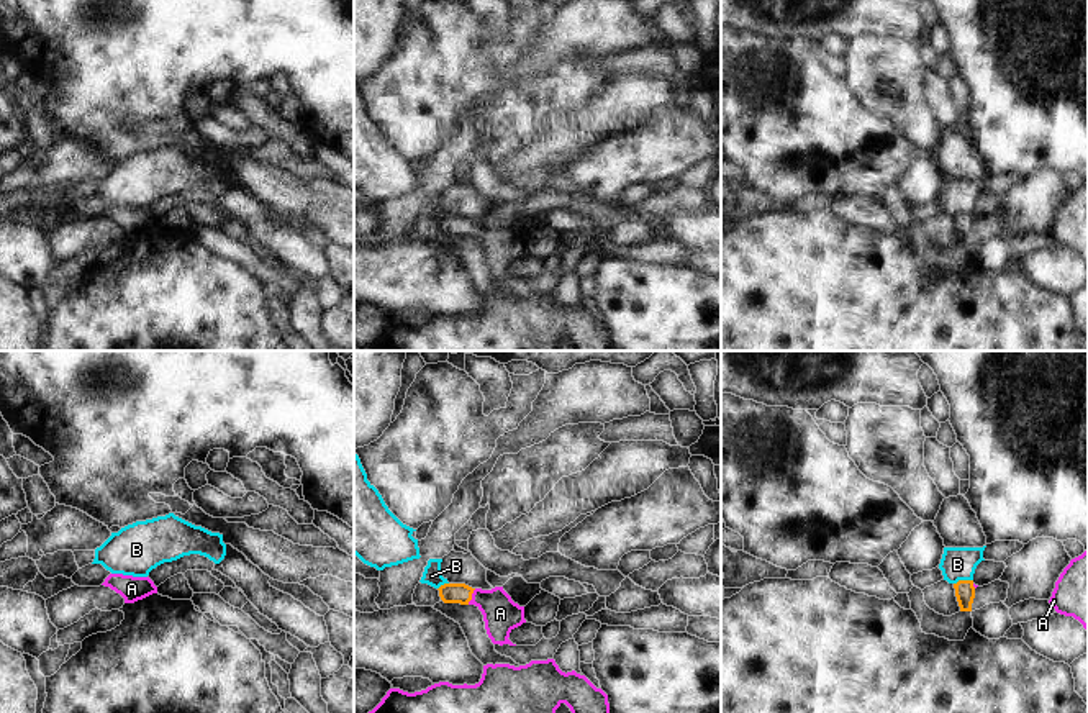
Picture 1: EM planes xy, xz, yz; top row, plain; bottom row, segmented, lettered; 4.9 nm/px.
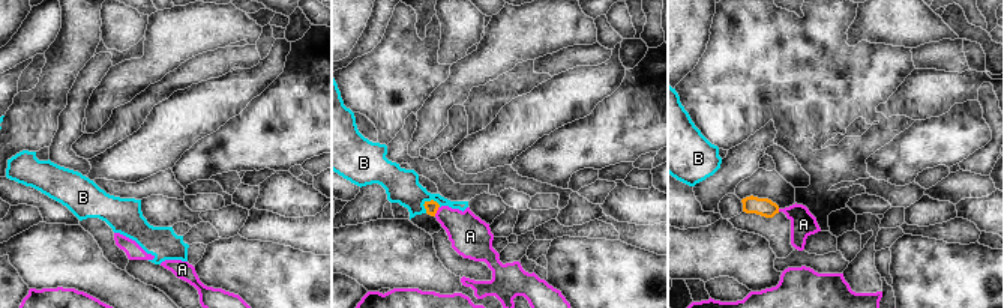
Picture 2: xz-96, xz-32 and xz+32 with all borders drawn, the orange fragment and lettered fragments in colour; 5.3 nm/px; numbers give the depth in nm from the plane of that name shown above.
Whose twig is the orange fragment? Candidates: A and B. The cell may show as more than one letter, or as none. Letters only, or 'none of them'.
A

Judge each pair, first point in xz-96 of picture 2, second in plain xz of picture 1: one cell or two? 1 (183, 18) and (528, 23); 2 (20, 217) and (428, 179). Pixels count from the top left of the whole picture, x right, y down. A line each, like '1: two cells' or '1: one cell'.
1: two cells
2: one cell

